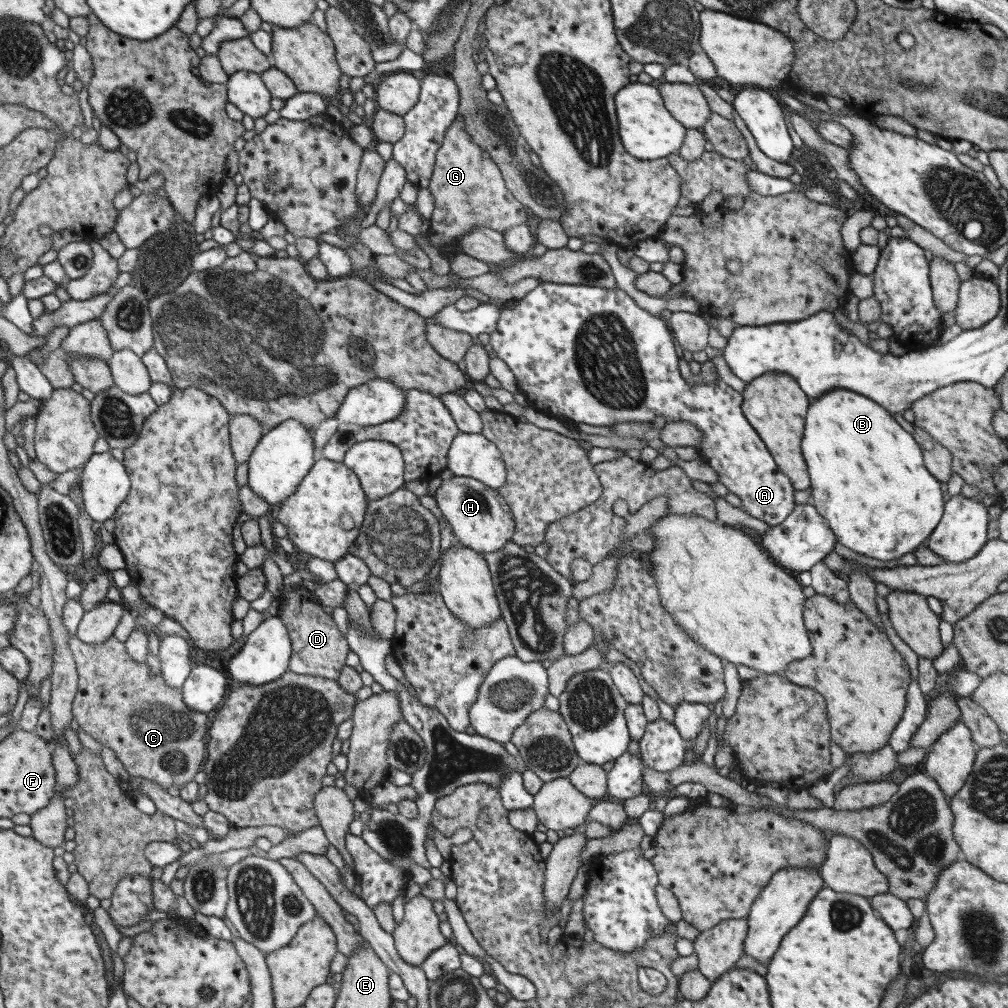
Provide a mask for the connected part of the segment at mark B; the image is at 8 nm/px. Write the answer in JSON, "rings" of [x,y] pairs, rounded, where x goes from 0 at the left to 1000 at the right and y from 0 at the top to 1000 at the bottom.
{"rings":[[[825,387],[818,389],[813,393],[813,397],[810,396],[801,407],[801,414],[799,417],[799,426],[797,429],[795,447],[801,460],[801,467],[805,478],[806,484],[805,499],[809,502],[810,506],[819,515],[821,522],[828,528],[829,534],[833,540],[837,540],[851,550],[869,554],[869,556],[887,556],[891,555],[901,548],[909,546],[911,543],[916,542],[917,536],[925,527],[931,522],[933,515],[936,511],[938,503],[937,488],[935,488],[935,480],[929,476],[925,469],[917,462],[916,448],[913,441],[908,438],[906,431],[893,423],[893,421],[885,414],[876,403],[869,401],[866,397],[843,387]]]}

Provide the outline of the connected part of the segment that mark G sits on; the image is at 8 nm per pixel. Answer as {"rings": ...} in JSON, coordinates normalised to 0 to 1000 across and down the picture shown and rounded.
{"rings":[[[451,117],[433,153],[430,173],[424,186],[431,194],[432,205],[426,218],[425,239],[438,252],[440,263],[445,254],[457,251],[456,237],[471,224],[483,224],[494,230],[501,230],[509,224],[520,222],[524,206],[506,191],[501,185],[496,169],[484,151],[466,141],[462,133],[460,117]]]}

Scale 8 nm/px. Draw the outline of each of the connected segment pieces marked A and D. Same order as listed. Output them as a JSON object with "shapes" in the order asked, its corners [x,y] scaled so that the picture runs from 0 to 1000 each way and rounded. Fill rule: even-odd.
{"shapes":[[[[536,280],[532,286],[529,286],[522,294],[516,298],[507,299],[505,305],[501,305],[496,309],[495,316],[492,318],[492,325],[481,335],[484,345],[492,349],[492,353],[502,359],[506,367],[510,370],[513,377],[515,387],[522,393],[525,402],[536,407],[552,416],[563,418],[565,421],[579,420],[587,421],[587,423],[607,423],[616,419],[642,419],[647,420],[651,413],[659,413],[663,418],[681,418],[686,419],[691,426],[698,428],[698,435],[692,446],[695,448],[696,455],[706,462],[706,464],[714,472],[712,478],[715,478],[722,484],[723,488],[733,492],[736,497],[736,505],[744,512],[749,512],[760,520],[770,522],[780,516],[780,513],[790,504],[788,498],[789,484],[785,476],[771,463],[770,457],[767,455],[765,448],[761,445],[759,438],[752,433],[748,424],[739,416],[735,401],[737,393],[733,382],[727,379],[720,372],[714,372],[712,377],[702,382],[685,382],[683,377],[675,372],[673,366],[673,352],[669,344],[668,334],[665,325],[661,321],[662,317],[657,314],[651,314],[645,310],[637,307],[629,297],[627,297],[620,289],[614,285],[602,287],[578,282],[552,282],[549,280]]],[[[300,579],[295,581],[293,587],[289,585],[289,588],[286,588],[281,585],[277,594],[276,613],[282,617],[290,641],[287,666],[334,676],[348,646],[341,629],[336,626],[329,611],[321,608],[313,589],[307,587]]]]}

